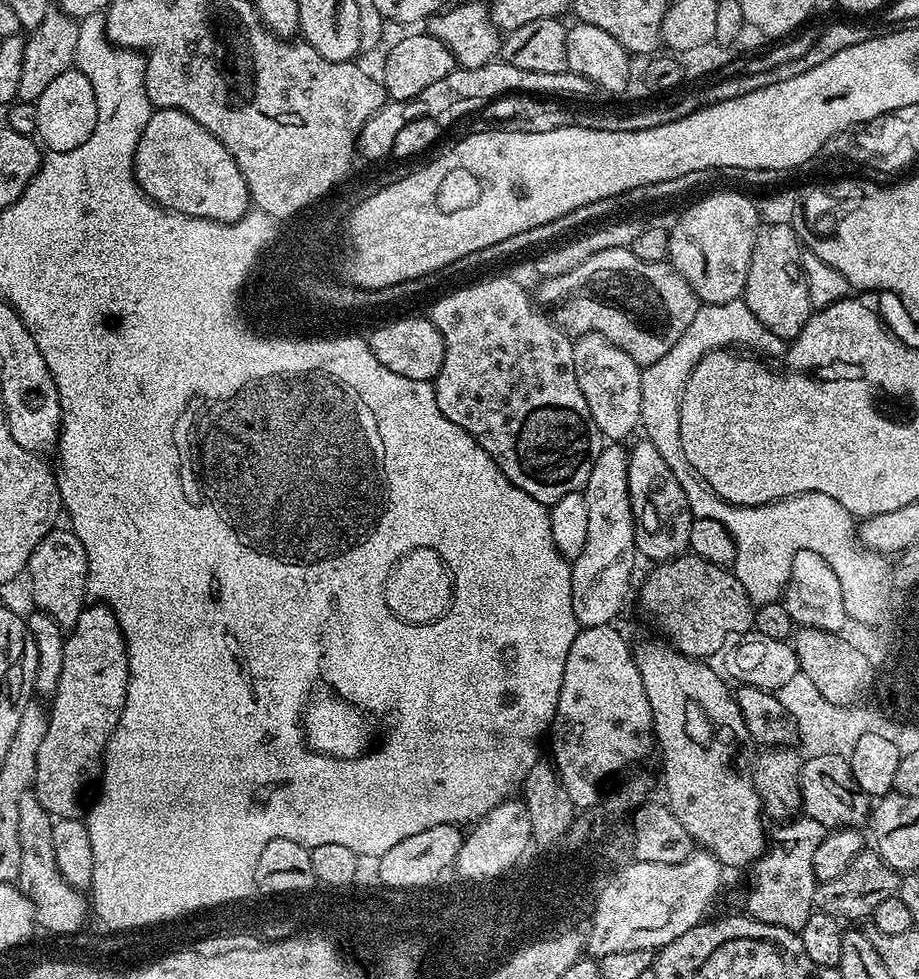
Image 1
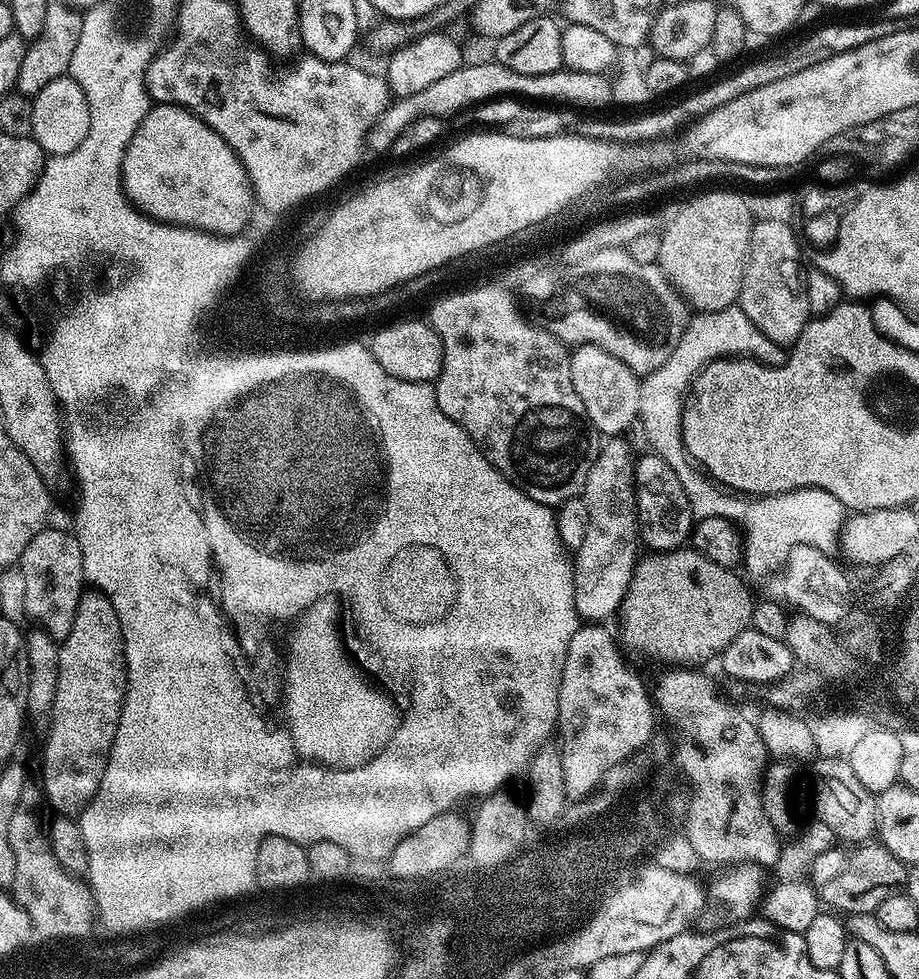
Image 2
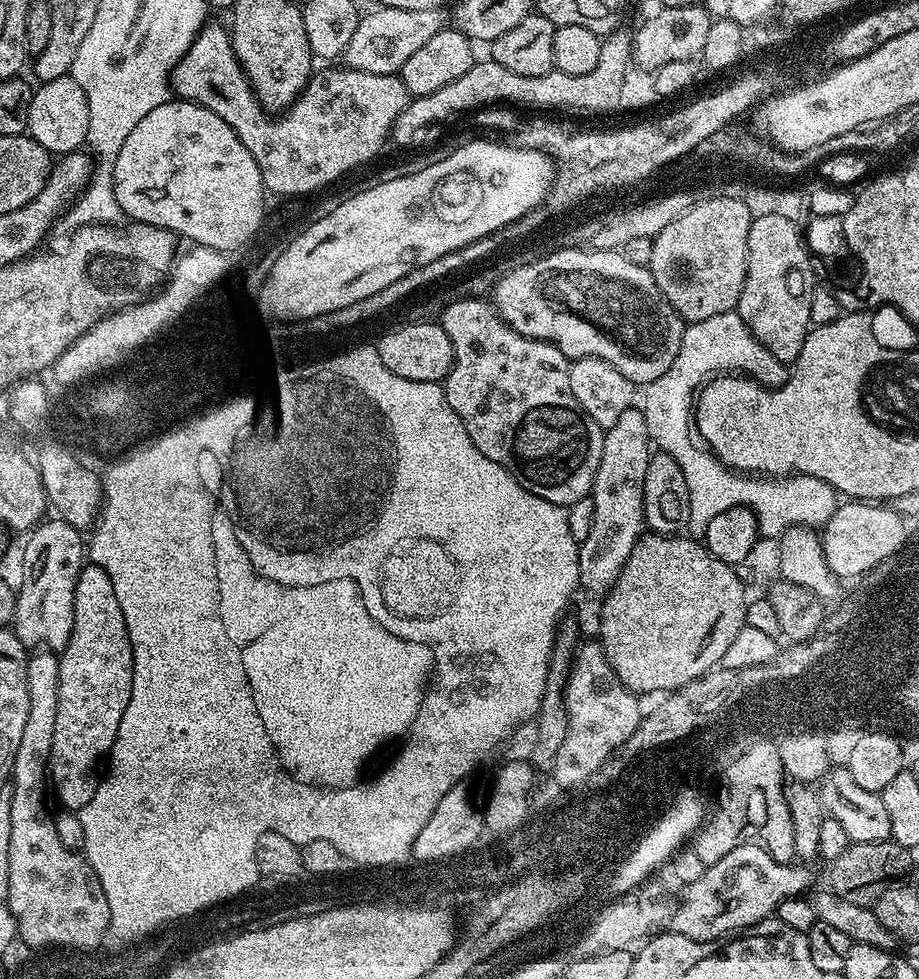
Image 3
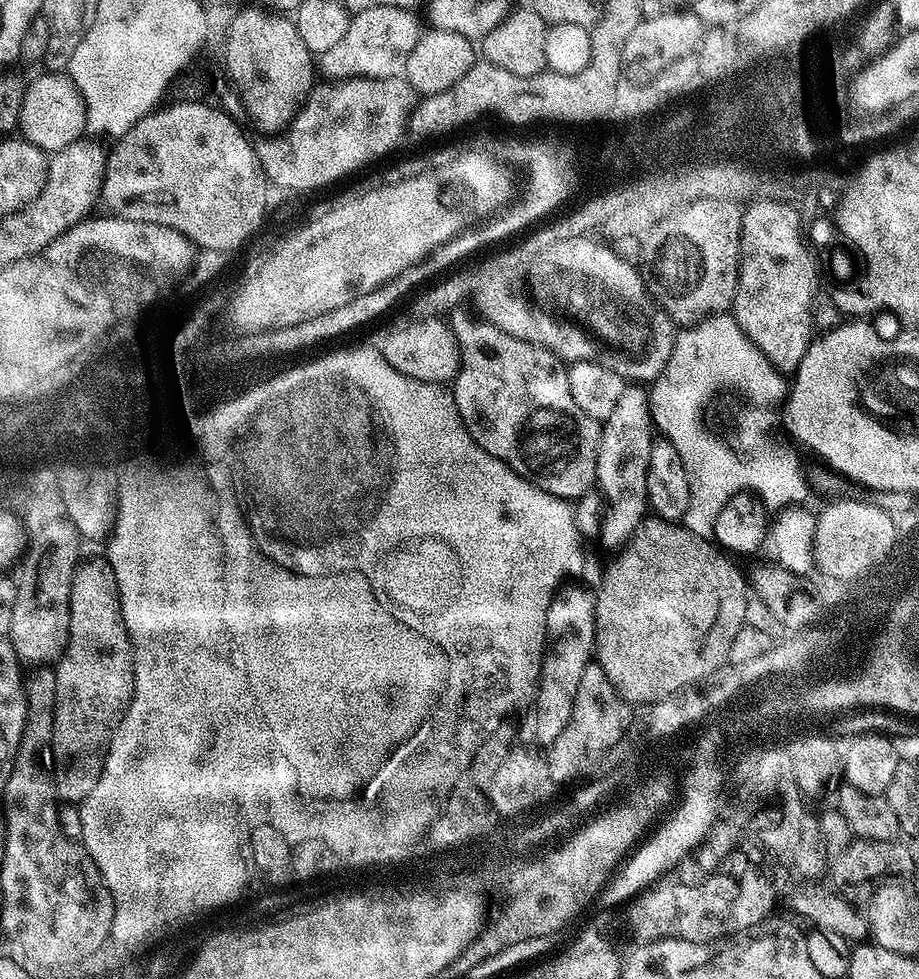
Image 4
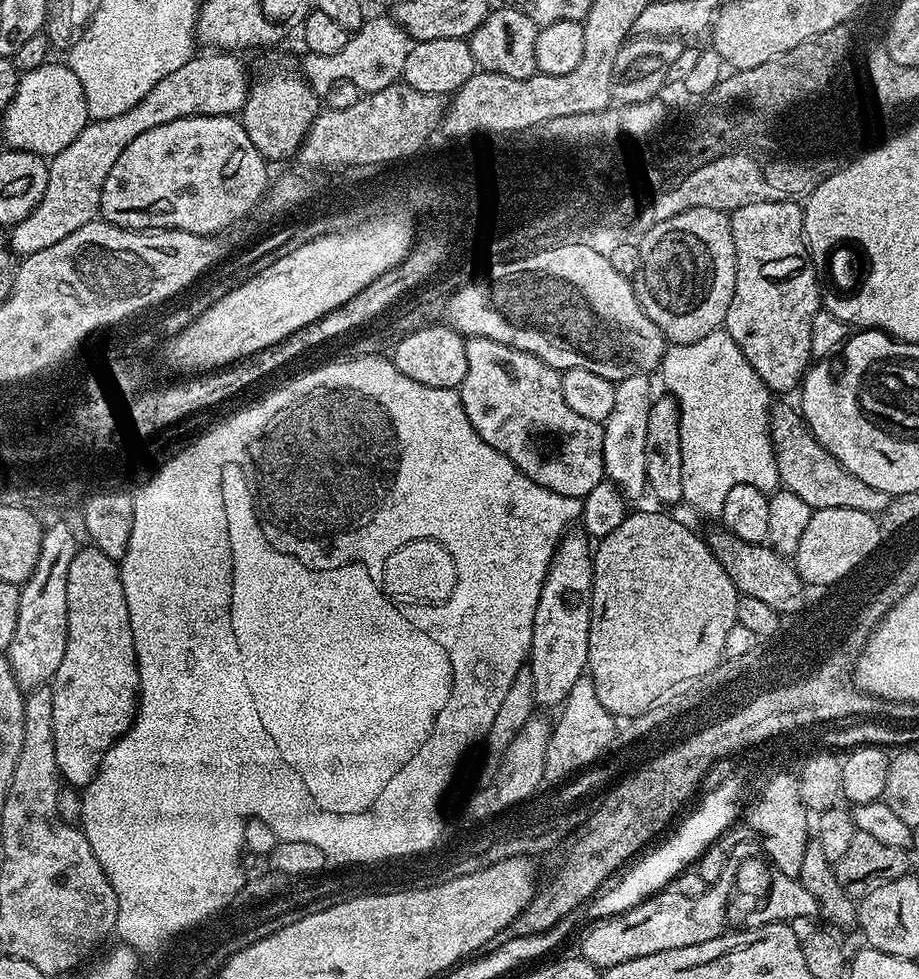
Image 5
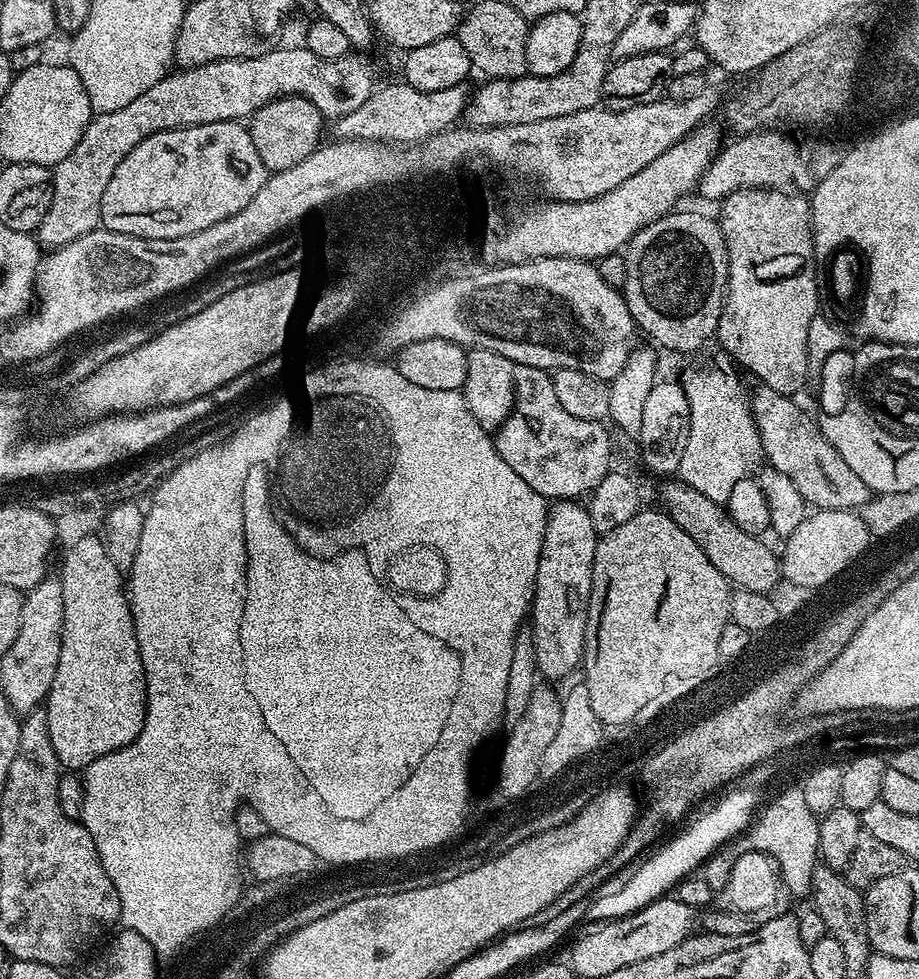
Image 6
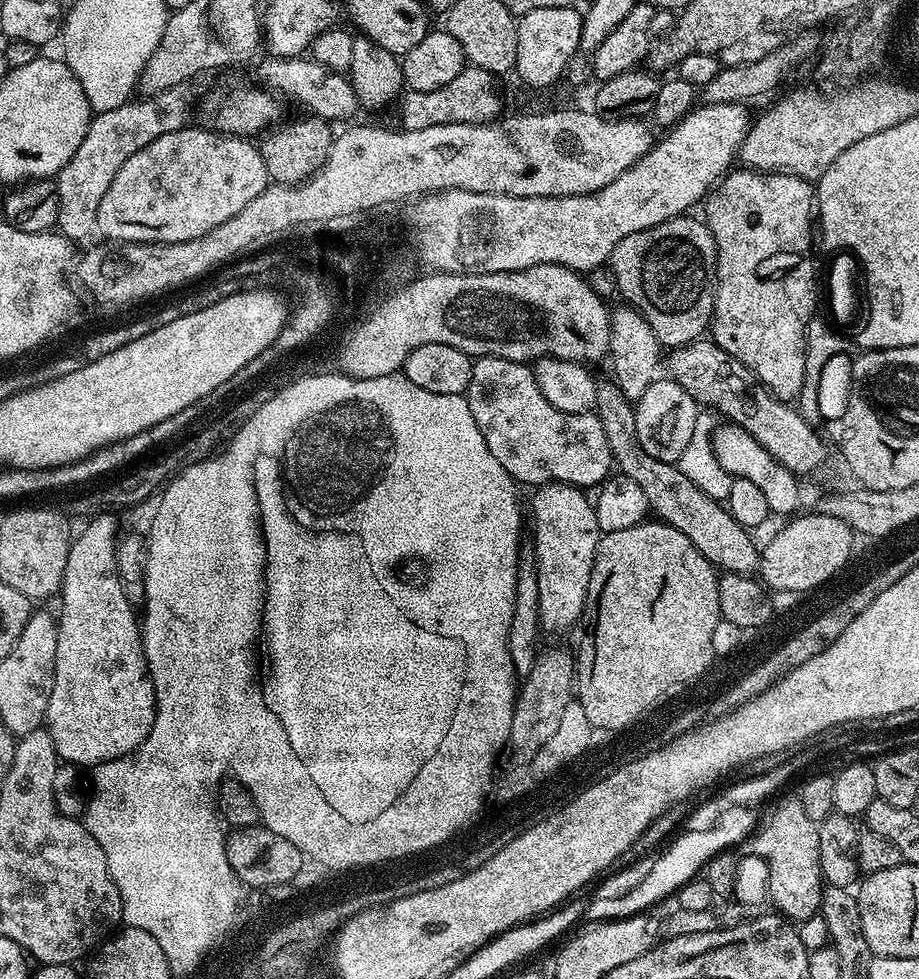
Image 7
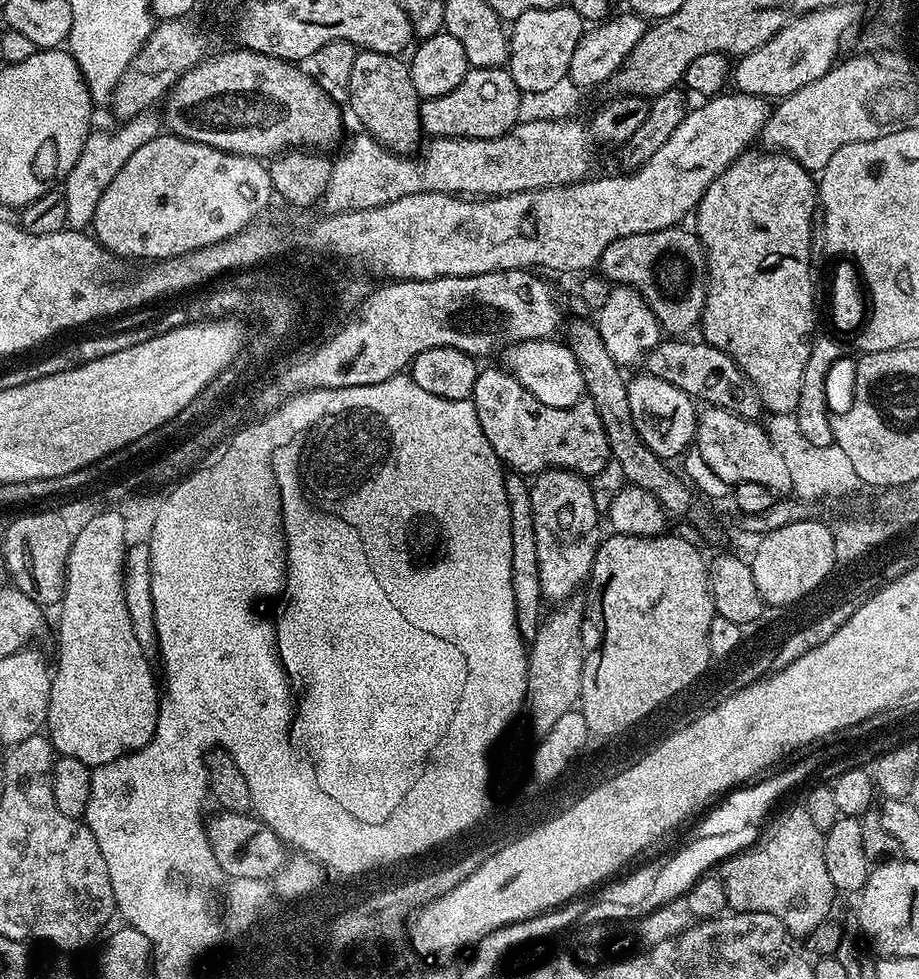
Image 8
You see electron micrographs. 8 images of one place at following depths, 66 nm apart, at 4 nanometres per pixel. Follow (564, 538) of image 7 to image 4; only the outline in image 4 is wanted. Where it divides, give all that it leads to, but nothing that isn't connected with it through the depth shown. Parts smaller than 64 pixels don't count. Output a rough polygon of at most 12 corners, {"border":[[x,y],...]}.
{"border":[[568,582],[546,610],[536,740],[570,718],[596,646],[596,598]]}

